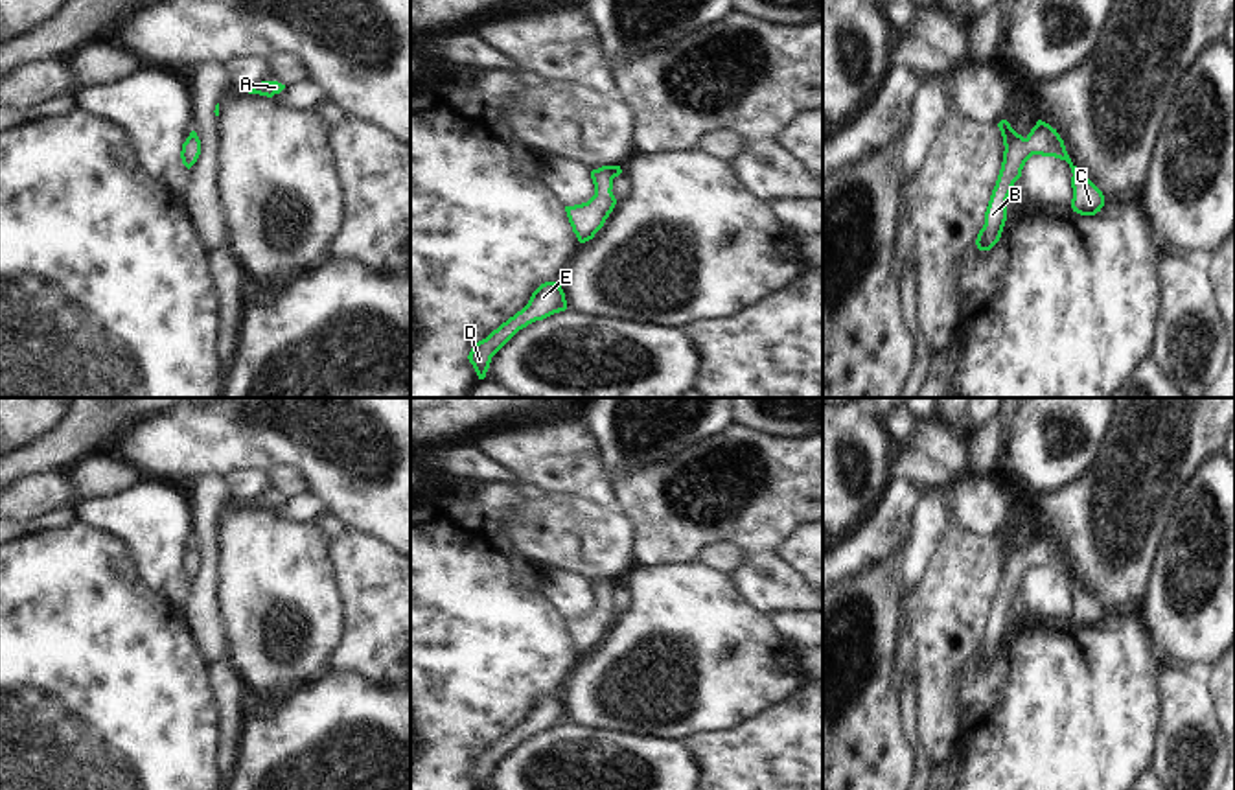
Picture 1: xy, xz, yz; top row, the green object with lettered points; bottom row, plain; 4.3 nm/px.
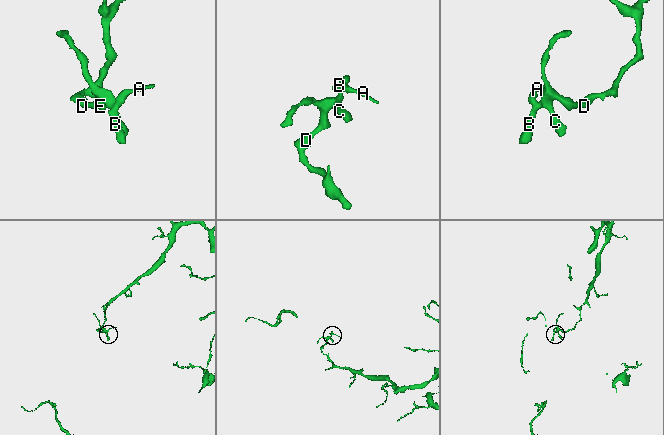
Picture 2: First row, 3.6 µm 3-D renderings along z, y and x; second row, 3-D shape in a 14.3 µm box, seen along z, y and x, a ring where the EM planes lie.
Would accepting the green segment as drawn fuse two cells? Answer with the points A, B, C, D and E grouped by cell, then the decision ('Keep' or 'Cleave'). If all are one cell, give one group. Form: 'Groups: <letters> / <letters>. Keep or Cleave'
Groups: A B C D E. Keep.

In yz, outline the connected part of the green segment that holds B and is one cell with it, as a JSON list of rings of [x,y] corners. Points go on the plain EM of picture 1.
[[[1007,532],[998,536],[1003,549],[1003,575],[992,602],[985,637],[977,646],[979,663],[990,663],[1001,650],[1007,633],[1007,611],[1014,595],[1021,589],[1025,575],[1033,567],[1055,569],[1066,573],[1071,580],[1073,611],[1071,621],[1080,628],[1095,628],[1104,619],[1102,604],[1071,575],[1064,552],[1049,536],[1038,532],[1031,545],[1023,551]]]

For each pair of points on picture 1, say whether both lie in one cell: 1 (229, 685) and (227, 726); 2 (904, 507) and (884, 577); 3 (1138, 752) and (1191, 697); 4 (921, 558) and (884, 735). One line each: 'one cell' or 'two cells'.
1: one cell
2: two cells
3: two cells
4: one cell

